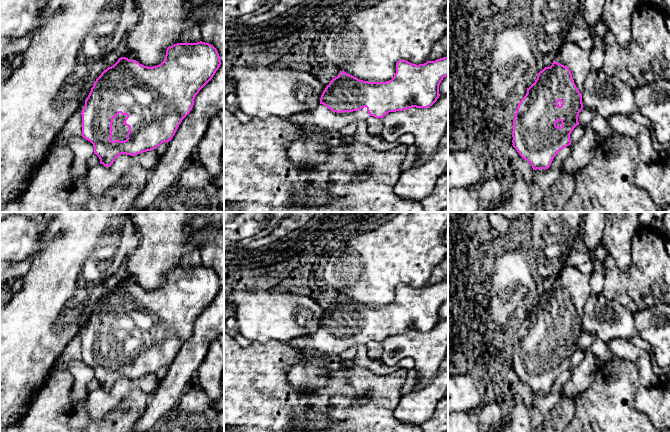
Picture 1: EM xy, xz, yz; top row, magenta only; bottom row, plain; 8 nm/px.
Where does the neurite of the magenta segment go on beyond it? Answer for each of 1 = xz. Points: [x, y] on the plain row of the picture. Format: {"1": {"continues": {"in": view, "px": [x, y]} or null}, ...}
{"1": {"continues": {"in": "xz", "px": [322, 341]}}}

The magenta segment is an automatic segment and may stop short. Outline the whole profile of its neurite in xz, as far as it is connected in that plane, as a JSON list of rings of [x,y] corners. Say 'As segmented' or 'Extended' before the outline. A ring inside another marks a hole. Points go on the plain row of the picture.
Extended. [[[443,281],[424,288],[412,288],[406,284],[396,287],[394,301],[386,306],[368,306],[340,295],[323,315],[320,328],[310,336],[288,341],[291,348],[301,350],[335,353],[337,355],[361,341],[383,342],[389,336],[403,335],[412,331],[429,332],[439,322],[439,309],[448,300],[448,282]]]

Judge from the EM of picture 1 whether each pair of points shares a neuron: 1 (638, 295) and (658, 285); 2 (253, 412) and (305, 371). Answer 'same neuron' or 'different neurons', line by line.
1: same neuron
2: different neurons

